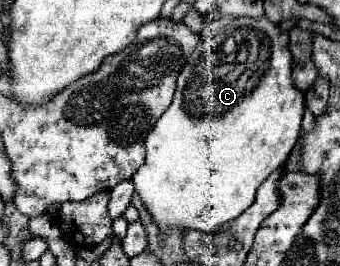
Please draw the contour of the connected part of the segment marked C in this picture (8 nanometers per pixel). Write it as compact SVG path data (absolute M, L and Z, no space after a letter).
M241 17L235 23L231 23L225 31L221 31L217 37L213 37L207 43L199 43L195 47L195 51L191 53L191 57L187 59L183 71L177 77L177 89L175 89L175 97L173 103L169 105L169 109L159 117L157 125L149 131L147 139L145 139L145 149L147 149L147 157L145 163L137 169L137 173L133 175L133 185L135 185L135 193L141 197L141 203L145 205L147 213L151 215L151 219L157 223L159 231L189 231L189 229L197 229L203 233L217 233L225 223L237 219L247 207L253 205L255 201L255 193L259 189L259 185L279 167L285 165L291 149L295 147L299 133L301 133L301 119L303 119L303 111L305 111L305 97L301 95L301 91L297 91L293 87L291 81L291 53L287 49L287 33L281 33L279 27L275 23L271 23L267 17L263 19L251 19L251 17Z

